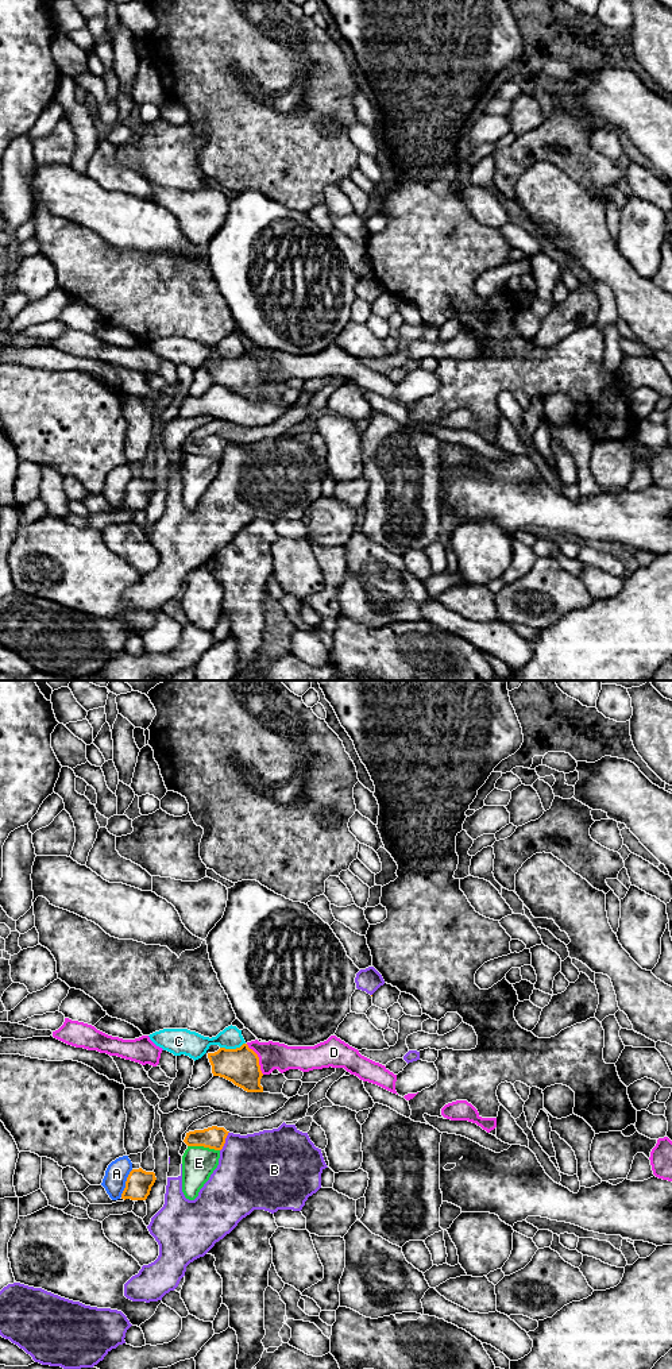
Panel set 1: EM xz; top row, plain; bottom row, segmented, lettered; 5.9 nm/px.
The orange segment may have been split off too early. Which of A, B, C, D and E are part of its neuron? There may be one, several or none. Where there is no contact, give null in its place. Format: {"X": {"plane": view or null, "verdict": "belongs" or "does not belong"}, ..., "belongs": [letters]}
{"A": {"plane": "xz", "verdict": "does not belong"}, "B": {"plane": "xz", "verdict": "does not belong"}, "C": {"plane": "xz", "verdict": "does not belong"}, "D": {"plane": "xz", "verdict": "does not belong"}, "E": {"plane": "xz", "verdict": "does not belong"}, "belongs": []}

